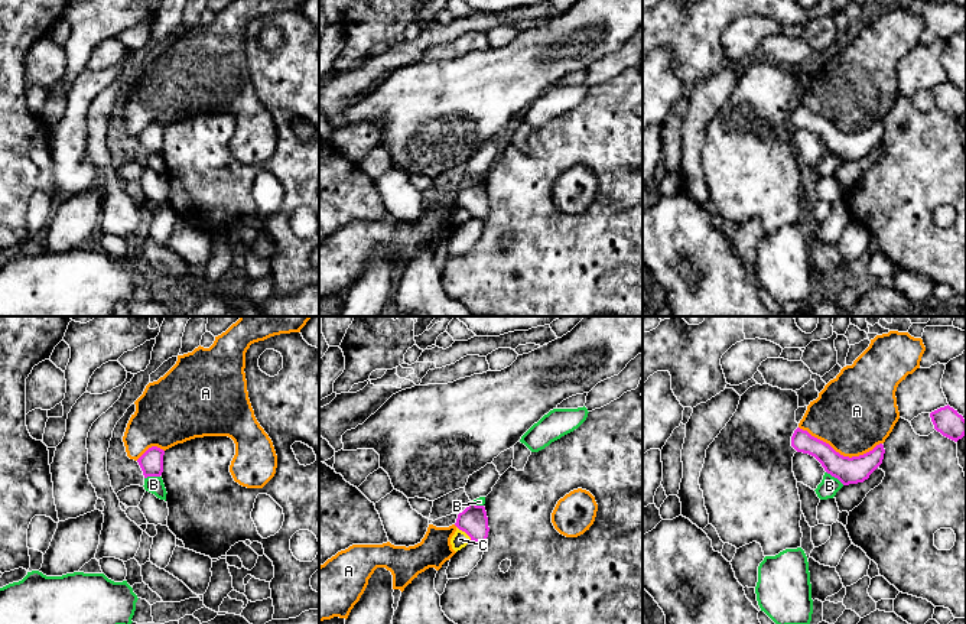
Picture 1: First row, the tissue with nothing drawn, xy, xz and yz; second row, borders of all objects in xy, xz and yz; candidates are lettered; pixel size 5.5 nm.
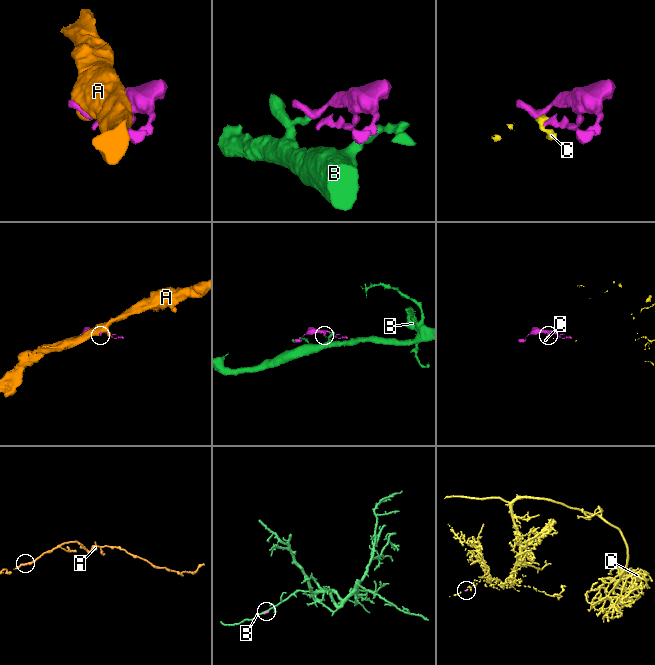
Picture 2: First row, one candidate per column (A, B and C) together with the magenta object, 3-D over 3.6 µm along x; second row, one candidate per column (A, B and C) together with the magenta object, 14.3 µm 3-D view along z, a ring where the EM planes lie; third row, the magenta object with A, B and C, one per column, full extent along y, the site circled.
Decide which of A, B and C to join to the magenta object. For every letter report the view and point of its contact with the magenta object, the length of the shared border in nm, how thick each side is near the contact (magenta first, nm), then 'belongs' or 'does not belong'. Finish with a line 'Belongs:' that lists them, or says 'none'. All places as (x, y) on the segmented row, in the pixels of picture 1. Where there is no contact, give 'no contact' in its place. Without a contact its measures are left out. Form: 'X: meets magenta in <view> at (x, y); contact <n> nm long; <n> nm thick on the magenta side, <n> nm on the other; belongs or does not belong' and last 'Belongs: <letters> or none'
A: meets magenta in yz at (839, 454); contact 480 nm long; 150 nm thick on the magenta side, 440 nm on the other; does not belong
B: meets magenta in yz at (835, 477); contact 130 nm long; 150 nm thick on the magenta side, 110 nm on the other; does not belong
C: meets magenta in xz at (464, 530); contact 120 nm long; 160 nm thick on the magenta side, 90 nm on the other; does not belong
Belongs: none

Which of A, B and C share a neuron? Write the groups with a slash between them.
A / B C

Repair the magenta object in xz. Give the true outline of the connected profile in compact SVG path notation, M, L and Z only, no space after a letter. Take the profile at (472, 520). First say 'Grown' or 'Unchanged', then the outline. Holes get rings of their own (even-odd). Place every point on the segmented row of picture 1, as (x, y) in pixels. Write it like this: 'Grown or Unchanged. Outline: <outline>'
Unchanged. Outline: M471 501L468 507L458 514L455 526L465 532L471 540L484 545L489 532L485 507Z

